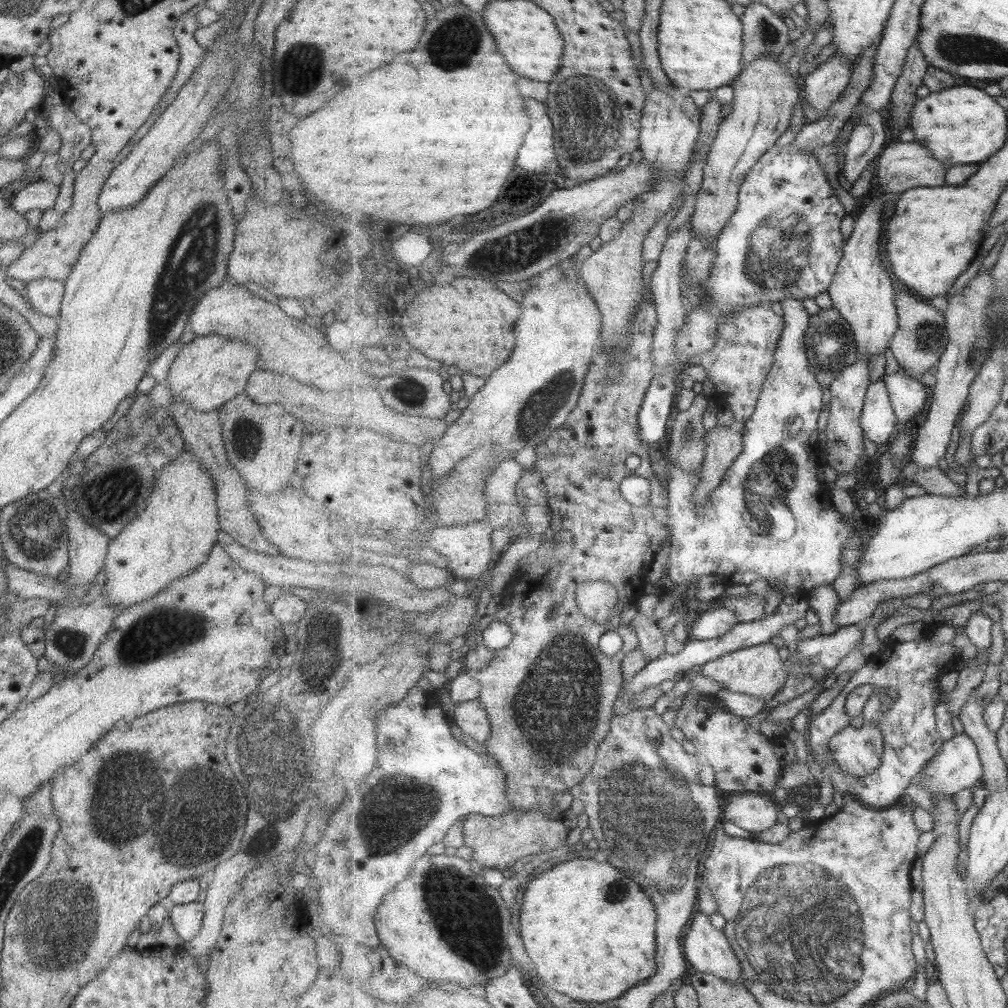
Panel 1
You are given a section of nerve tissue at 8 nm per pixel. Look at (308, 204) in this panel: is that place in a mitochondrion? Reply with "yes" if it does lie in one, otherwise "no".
no

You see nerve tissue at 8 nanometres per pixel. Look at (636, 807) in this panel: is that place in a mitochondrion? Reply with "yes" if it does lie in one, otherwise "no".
yes

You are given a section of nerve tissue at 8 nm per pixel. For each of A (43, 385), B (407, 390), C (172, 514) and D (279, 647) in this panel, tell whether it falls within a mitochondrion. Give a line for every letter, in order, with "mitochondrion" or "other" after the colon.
A: other
B: mitochondrion
C: other
D: other

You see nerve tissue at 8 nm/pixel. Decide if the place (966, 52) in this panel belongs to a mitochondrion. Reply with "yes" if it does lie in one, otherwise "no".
yes

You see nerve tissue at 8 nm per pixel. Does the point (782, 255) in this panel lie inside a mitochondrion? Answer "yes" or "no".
yes

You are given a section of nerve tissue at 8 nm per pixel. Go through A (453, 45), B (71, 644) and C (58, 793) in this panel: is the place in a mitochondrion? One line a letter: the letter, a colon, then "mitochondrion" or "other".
A: mitochondrion
B: mitochondrion
C: other

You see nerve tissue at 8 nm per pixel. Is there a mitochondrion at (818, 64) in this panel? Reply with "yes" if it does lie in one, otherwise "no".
no

